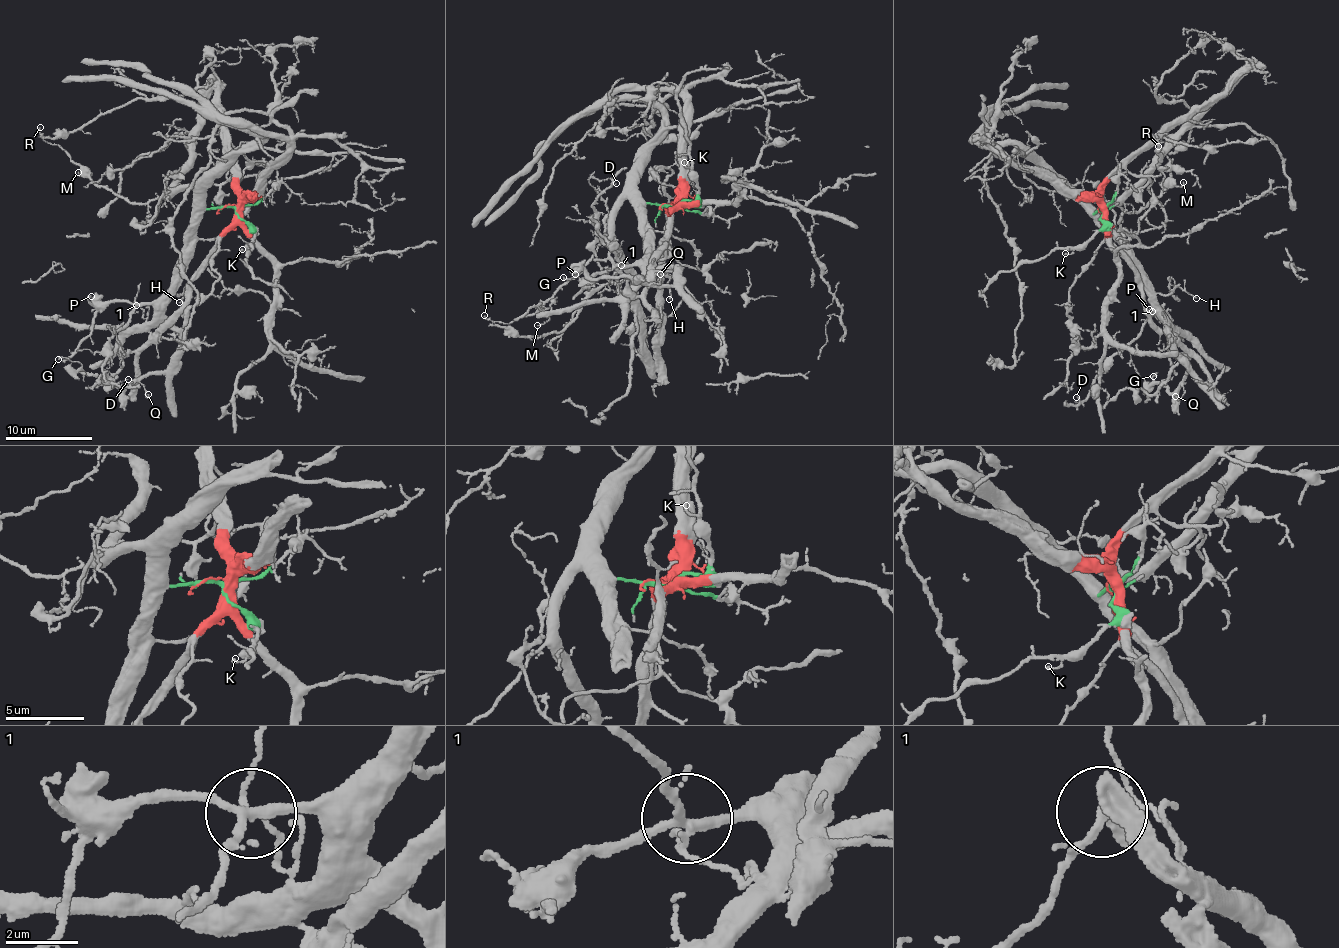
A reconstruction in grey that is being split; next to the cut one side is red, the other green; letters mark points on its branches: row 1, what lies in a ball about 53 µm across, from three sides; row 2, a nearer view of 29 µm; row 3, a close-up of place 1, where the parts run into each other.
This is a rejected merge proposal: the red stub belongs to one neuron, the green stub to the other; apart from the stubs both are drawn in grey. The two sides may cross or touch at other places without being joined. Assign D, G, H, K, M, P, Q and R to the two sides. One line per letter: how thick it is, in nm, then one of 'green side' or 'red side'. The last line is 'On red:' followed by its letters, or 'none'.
D: calibre 70 nm; green side
G: calibre 110 nm; green side
H: calibre 100 nm; green side
K: calibre 110 nm; green side
M: calibre 120 nm; green side
P: calibre 90 nm; green side
Q: calibre 110 nm; green side
R: calibre 110 nm; green side
On red: none

